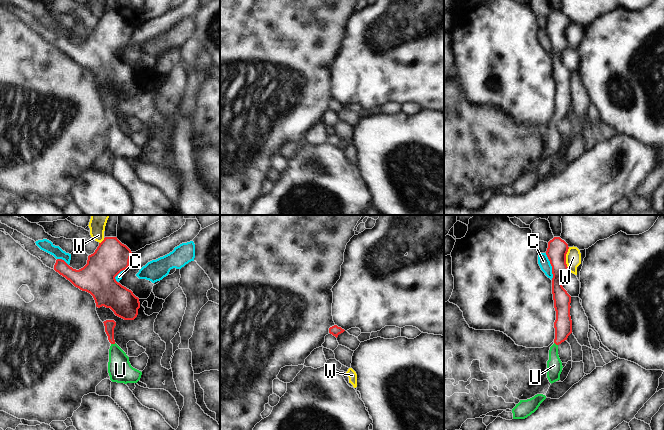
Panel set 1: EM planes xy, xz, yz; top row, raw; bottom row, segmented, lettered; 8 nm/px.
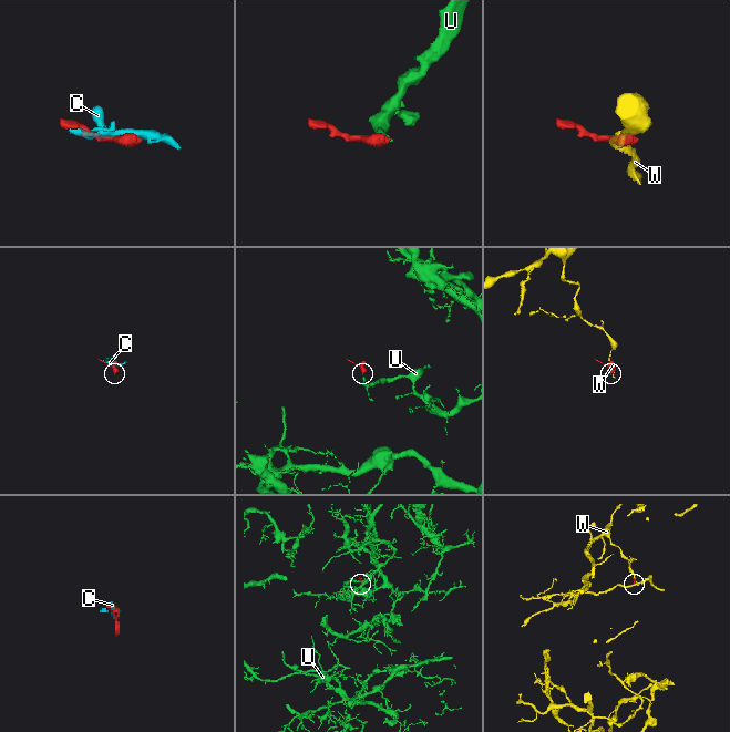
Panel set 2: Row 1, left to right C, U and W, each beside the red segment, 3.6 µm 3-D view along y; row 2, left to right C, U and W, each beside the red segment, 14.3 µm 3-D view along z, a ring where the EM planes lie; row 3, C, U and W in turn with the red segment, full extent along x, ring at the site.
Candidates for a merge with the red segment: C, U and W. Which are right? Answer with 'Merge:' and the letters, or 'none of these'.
Merge: U.

